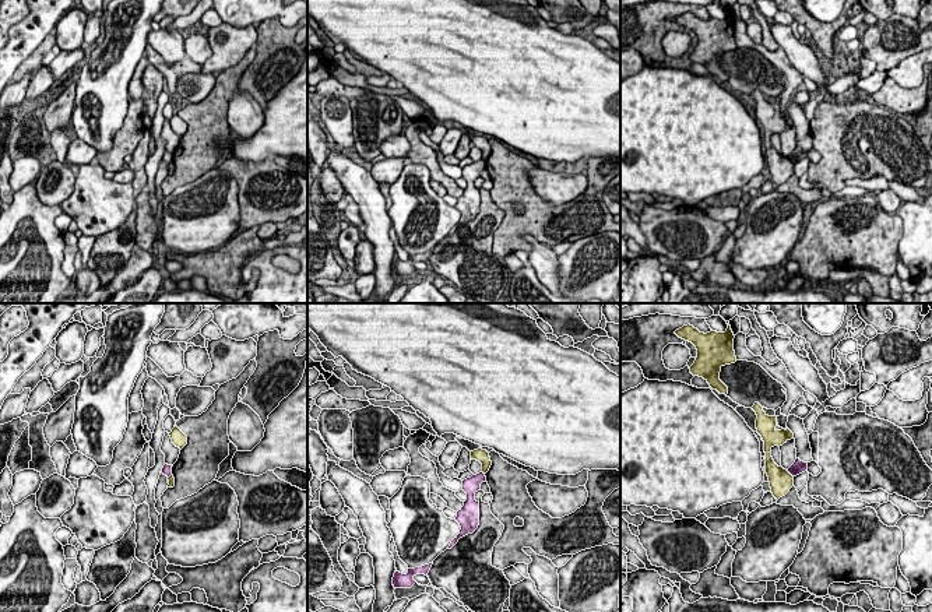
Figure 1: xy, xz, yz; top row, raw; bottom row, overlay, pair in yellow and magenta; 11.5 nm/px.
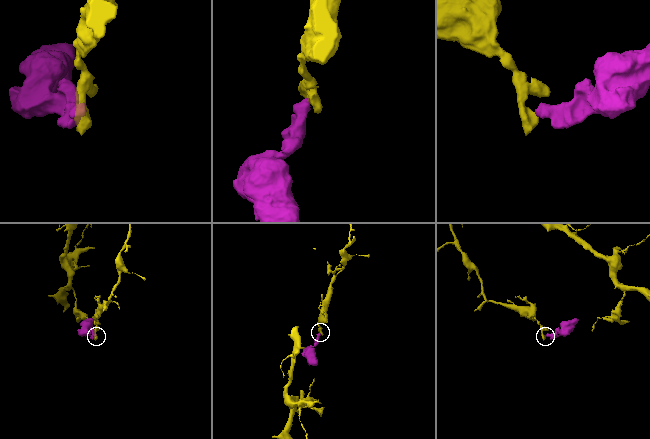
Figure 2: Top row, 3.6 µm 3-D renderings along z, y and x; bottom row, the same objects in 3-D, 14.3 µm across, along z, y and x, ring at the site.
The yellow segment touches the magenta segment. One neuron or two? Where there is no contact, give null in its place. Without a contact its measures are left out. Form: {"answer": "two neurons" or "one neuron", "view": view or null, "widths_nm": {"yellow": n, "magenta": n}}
{"answer": "two neurons", "view": "yz", "widths_nm": {"yellow": 280, "magenta": 160}}

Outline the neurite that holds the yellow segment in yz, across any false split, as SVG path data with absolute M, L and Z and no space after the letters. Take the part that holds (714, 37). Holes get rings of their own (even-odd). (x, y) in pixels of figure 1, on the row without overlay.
M729 8L725 20L710 18L700 20L693 13L687 11L676 17L675 21L692 29L697 36L697 45L689 54L693 63L703 64L713 77L720 81L728 81L728 74L720 67L721 54L736 49L734 38L734 20Z

